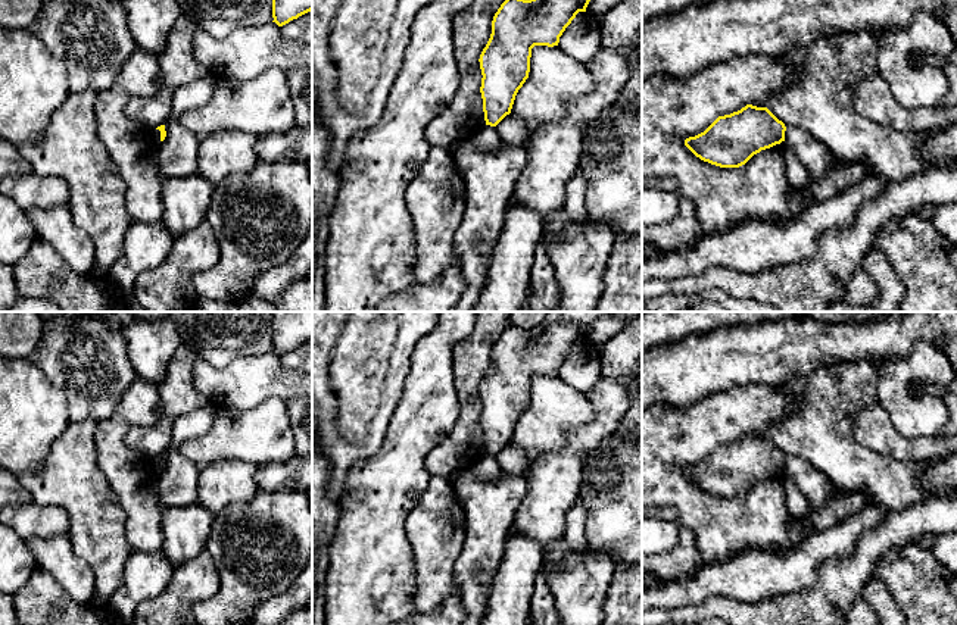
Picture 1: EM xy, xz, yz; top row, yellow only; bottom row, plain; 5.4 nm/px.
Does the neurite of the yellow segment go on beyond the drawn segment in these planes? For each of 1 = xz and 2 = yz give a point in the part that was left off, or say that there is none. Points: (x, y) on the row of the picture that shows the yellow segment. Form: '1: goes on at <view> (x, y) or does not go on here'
1: does not go on here
2: does not go on here

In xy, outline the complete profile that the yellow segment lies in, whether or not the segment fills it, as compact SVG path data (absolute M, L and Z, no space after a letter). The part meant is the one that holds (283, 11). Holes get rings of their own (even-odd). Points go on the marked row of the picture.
M272 0L272 18L278 26L312 10L312 0Z

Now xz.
M505 0L492 21L490 38L480 54L486 125L496 126L511 113L530 72L534 46L558 46L559 37L590 0Z

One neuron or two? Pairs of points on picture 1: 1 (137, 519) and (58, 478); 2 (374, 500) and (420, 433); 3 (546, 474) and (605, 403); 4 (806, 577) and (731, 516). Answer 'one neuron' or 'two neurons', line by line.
1: two neurons
2: one neuron
3: one neuron
4: two neurons

